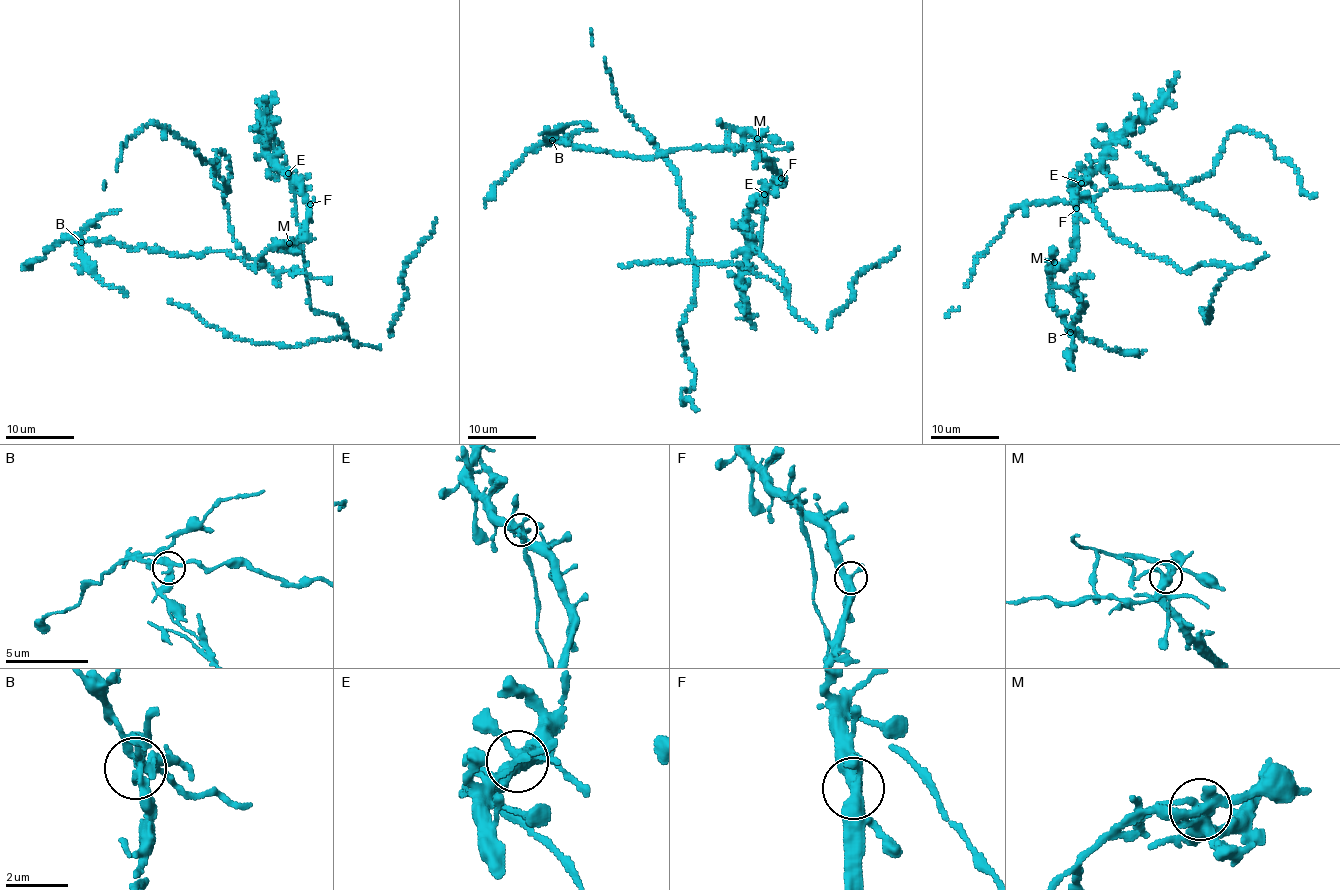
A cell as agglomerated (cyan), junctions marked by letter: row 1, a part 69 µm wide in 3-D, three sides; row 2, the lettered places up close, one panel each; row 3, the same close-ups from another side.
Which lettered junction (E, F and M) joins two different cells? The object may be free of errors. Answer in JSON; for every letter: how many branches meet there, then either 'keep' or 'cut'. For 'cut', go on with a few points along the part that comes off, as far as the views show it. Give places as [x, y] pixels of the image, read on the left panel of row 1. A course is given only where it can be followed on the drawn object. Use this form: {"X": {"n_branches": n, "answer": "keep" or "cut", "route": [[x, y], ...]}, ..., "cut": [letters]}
{"E": {"n_branches": 6, "answer": "keep"}, "F": {"n_branches": 4, "answer": "keep"}, "M": {"n_branches": 6, "answer": "cut", "route": [[290, 242], [265, 251], [262, 266], [247, 266], [226, 252], [171, 255], [111, 240], [66, 240], [22, 266]]}, "cut": ["M"]}

